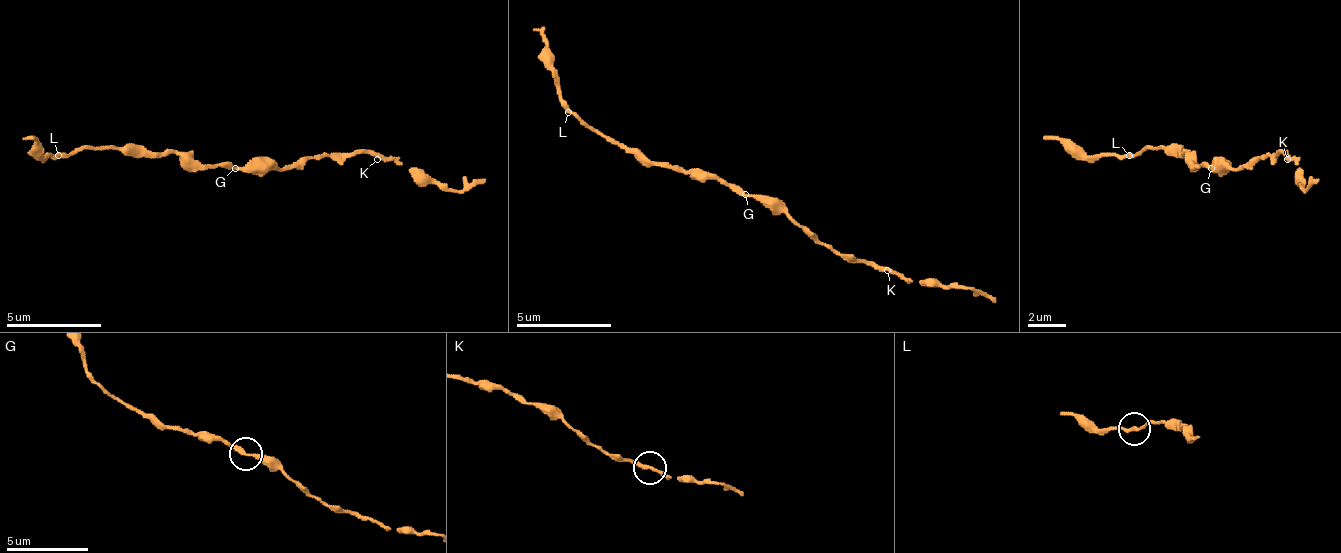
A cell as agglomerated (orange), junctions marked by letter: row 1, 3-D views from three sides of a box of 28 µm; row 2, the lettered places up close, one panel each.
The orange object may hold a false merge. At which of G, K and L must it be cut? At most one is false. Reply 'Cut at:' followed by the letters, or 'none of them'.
Cut at: L

